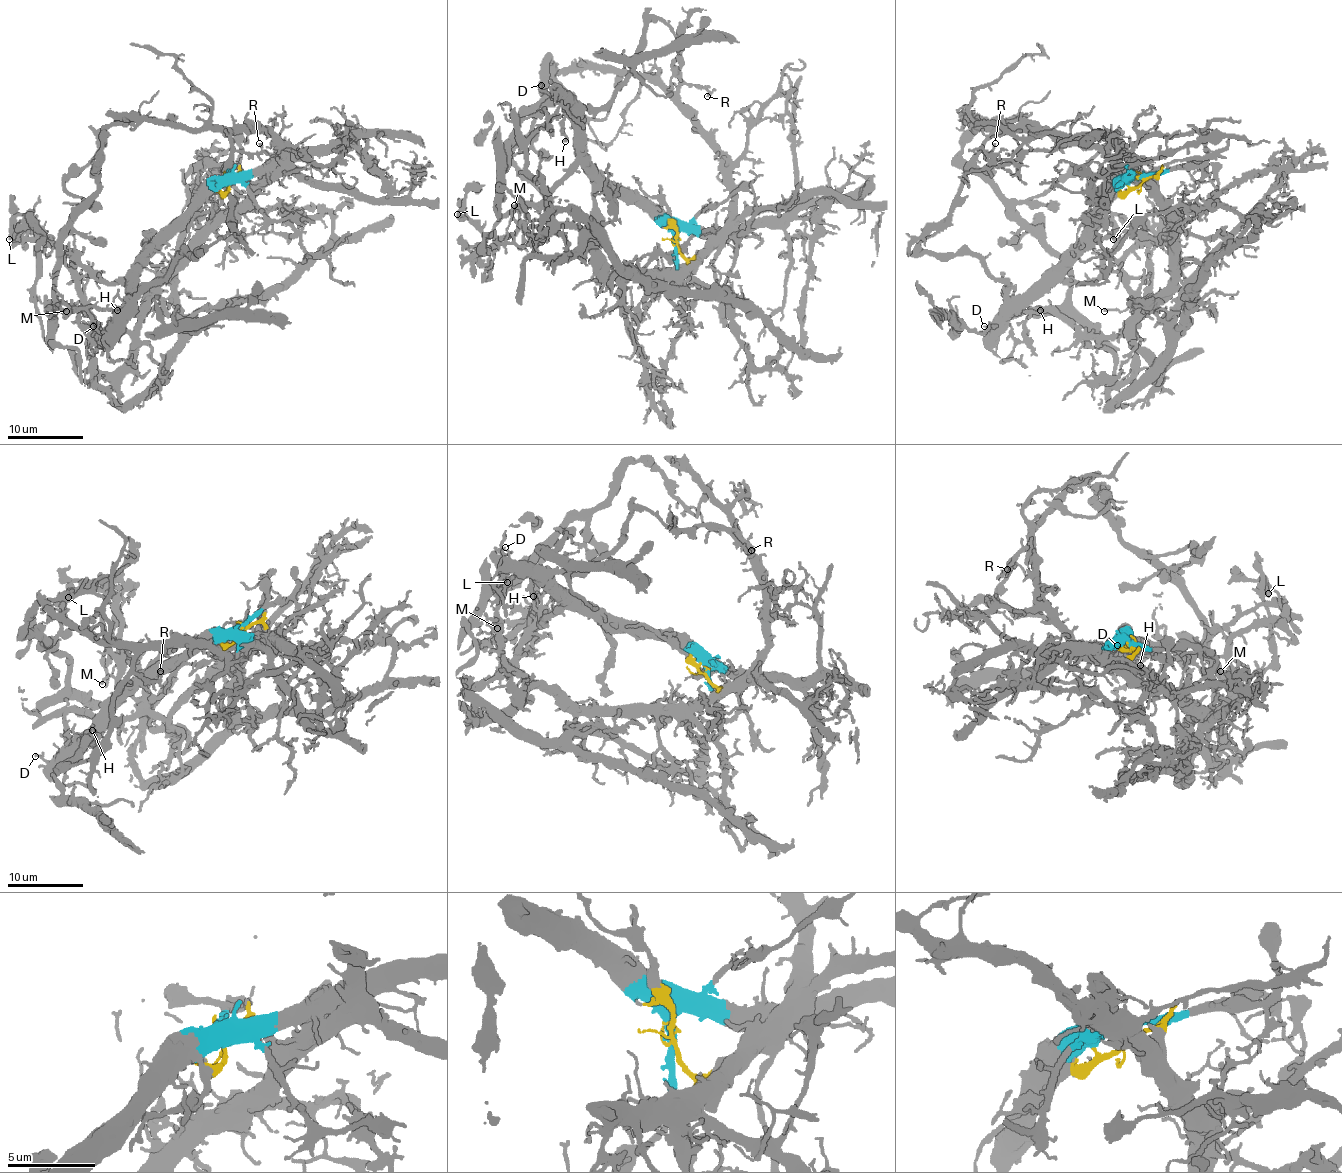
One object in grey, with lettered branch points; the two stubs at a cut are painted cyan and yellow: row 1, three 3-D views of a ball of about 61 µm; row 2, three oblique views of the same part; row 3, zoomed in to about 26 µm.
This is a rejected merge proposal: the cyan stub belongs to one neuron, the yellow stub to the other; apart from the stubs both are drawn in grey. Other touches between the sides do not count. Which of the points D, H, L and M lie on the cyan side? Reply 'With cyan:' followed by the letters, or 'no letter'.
With cyan: D, H, L

